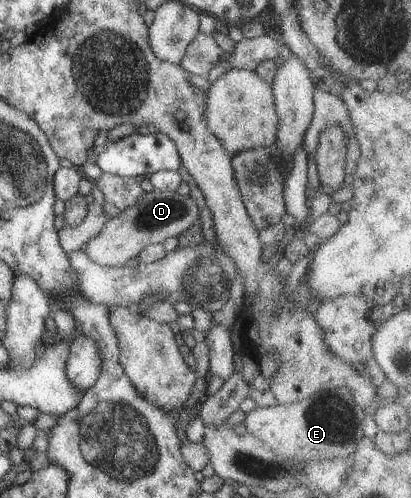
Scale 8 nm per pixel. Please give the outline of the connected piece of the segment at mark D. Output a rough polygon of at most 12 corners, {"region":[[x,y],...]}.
{"region":[[144,192],[82,250],[124,266],[196,219],[191,195]]}

